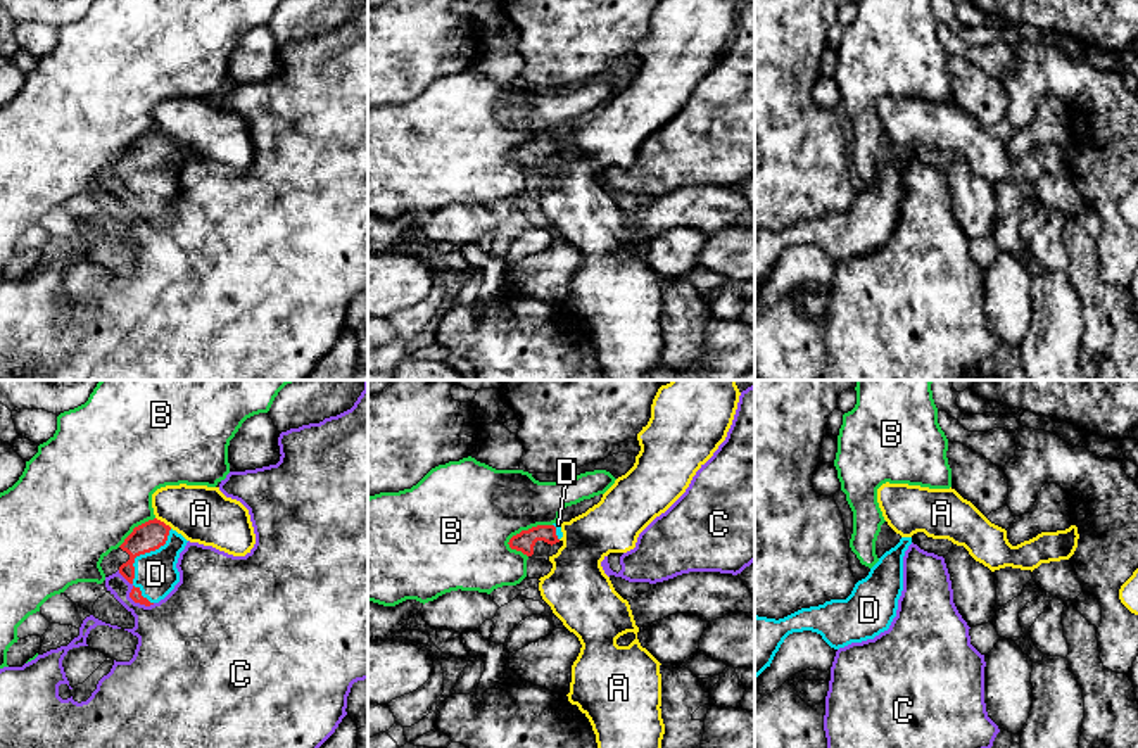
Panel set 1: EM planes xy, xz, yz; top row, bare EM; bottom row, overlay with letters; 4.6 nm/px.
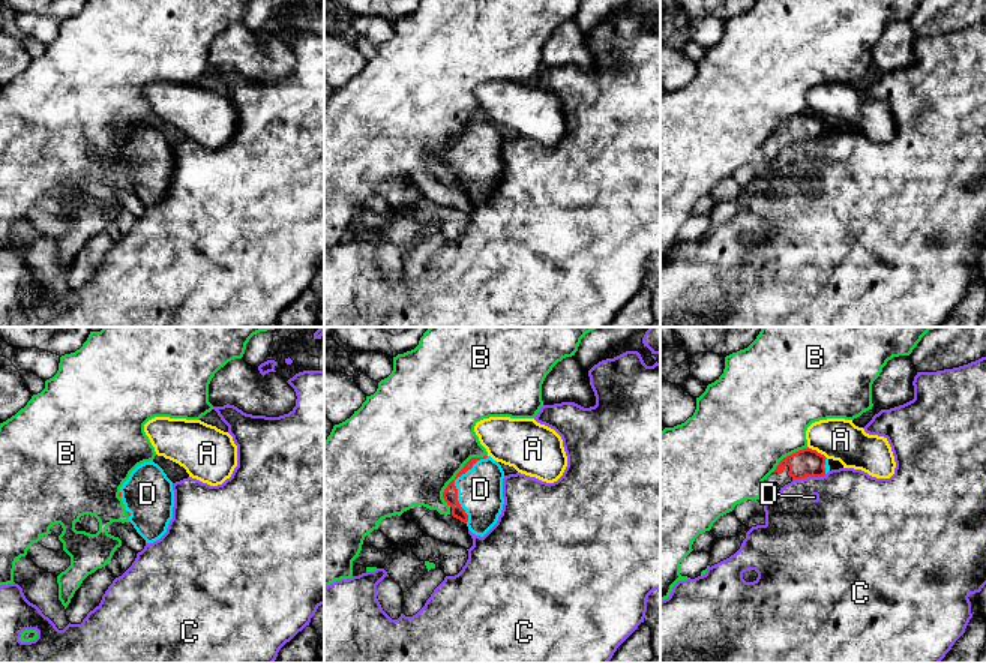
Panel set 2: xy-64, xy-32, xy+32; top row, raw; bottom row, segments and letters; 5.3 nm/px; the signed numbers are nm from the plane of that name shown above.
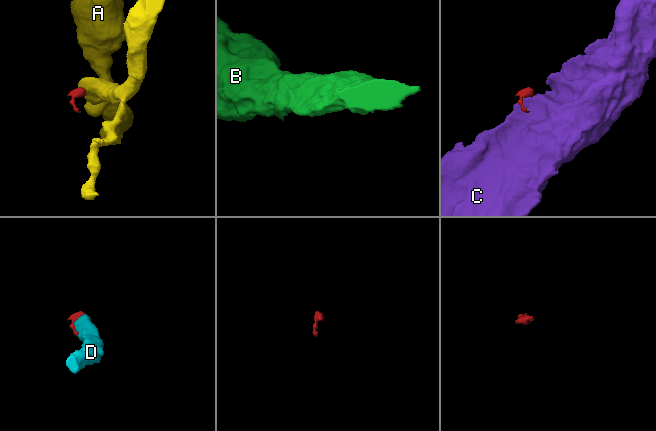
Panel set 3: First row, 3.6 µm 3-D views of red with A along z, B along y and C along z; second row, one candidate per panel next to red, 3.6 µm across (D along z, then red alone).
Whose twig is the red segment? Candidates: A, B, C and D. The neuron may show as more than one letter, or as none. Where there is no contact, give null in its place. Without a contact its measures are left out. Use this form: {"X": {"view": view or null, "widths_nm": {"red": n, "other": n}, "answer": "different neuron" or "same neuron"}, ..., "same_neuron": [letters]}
{"A": {"view": "xy", "widths_nm": {"red": 140, "other": 260}, "answer": "different neuron"}, "B": {"view": "xz", "widths_nm": {"red": 90, "other": 400}, "answer": "different neuron"}, "C": {"view": "xy", "widths_nm": {"red": 60, "other": 300}, "answer": "different neuron"}, "D": {"view": "xy", "widths_nm": {"red": 140, "other": 200}, "answer": "same neuron"}, "same_neuron": ["D"]}

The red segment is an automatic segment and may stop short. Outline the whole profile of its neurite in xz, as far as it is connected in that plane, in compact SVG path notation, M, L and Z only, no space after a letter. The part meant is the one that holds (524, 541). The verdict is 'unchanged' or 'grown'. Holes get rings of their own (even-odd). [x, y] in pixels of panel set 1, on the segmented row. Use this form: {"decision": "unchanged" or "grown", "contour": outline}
{"decision": "grown", "contour": "M556 522L553 525L537 525L528 530L522 530L513 536L508 544L511 549L522 551L532 560L549 561L551 546L560 542L561 537L561 522Z"}

